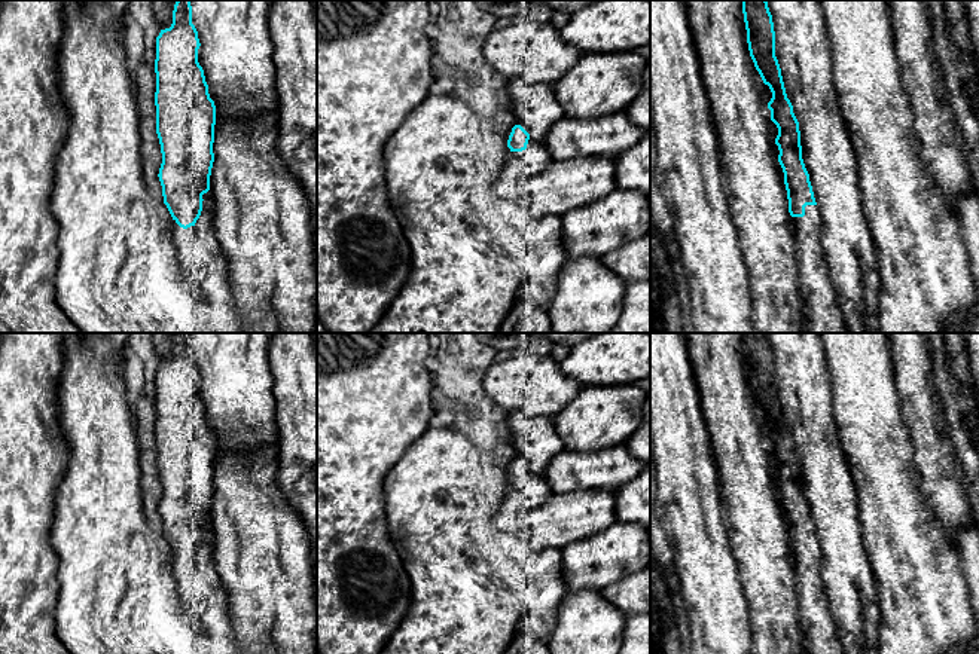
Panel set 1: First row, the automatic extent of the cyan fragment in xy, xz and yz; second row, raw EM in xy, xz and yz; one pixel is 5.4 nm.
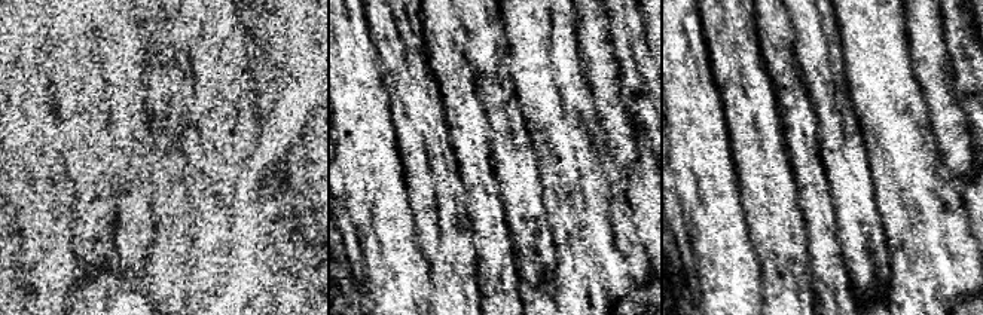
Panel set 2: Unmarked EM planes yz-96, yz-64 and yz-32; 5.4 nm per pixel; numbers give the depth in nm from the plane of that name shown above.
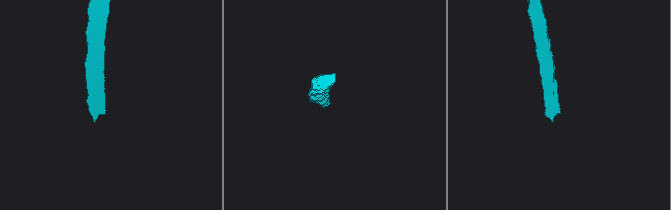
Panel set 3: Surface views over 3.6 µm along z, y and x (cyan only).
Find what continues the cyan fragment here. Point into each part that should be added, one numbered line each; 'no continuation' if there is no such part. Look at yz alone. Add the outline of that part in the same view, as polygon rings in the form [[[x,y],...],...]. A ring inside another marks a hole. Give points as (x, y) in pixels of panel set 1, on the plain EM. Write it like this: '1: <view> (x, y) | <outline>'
1: yz (819, 633) | [[[806,538],[803,550],[792,550],[803,654],[844,654],[820,574],[821,550],[817,538]]]

